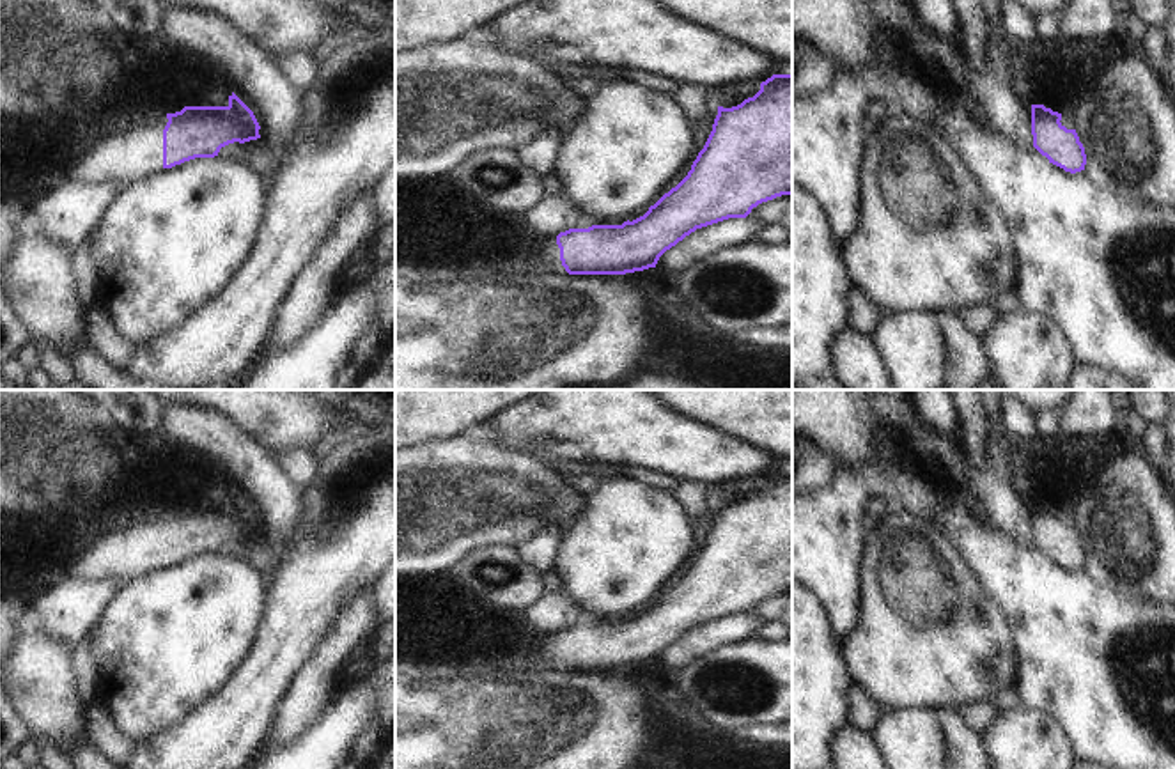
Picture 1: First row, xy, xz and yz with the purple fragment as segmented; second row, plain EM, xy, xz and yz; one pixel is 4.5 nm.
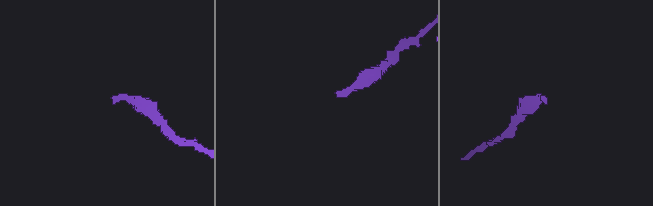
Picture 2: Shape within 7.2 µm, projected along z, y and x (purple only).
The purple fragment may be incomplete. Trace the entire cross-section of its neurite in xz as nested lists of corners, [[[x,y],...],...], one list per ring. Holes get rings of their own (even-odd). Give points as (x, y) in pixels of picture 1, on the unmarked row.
[[[773,471],[760,487],[732,505],[718,503],[712,528],[688,572],[649,608],[622,622],[569,625],[519,641],[519,672],[626,672],[656,664],[659,654],[696,625],[746,615],[753,604],[792,592],[792,471]]]

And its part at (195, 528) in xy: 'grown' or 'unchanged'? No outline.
grown

